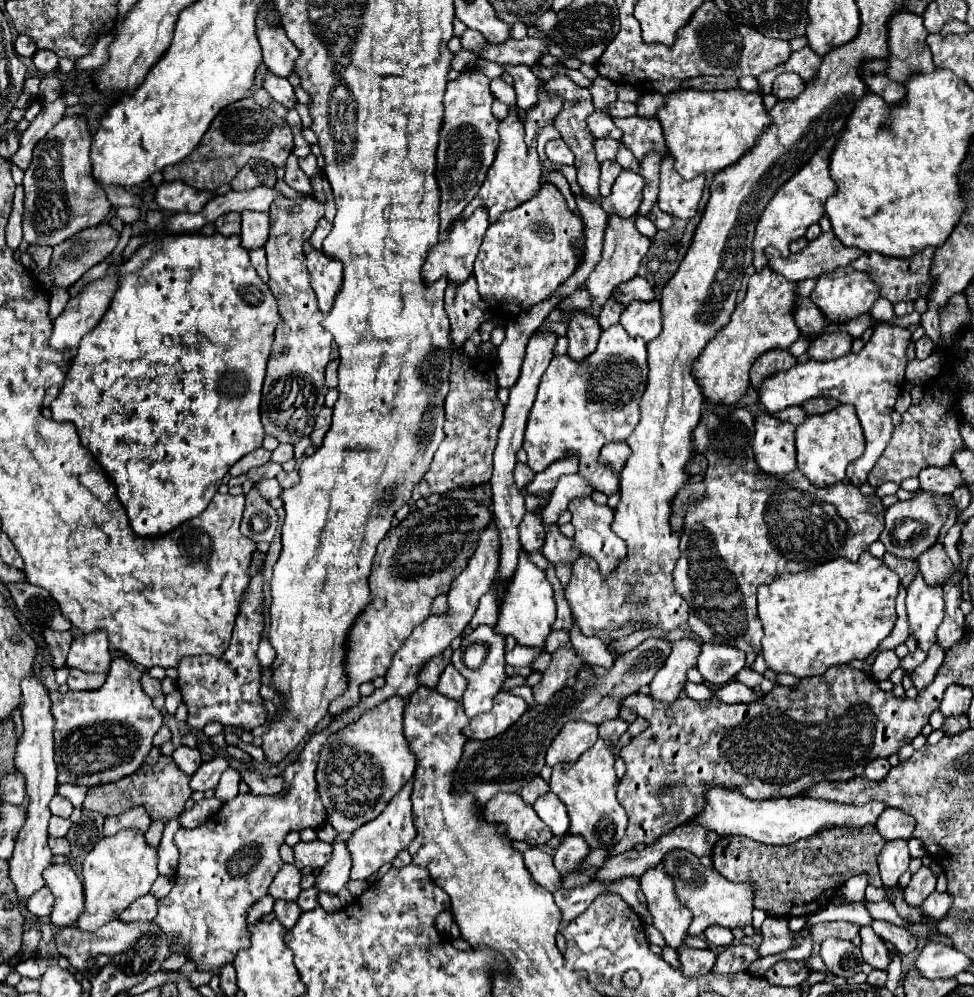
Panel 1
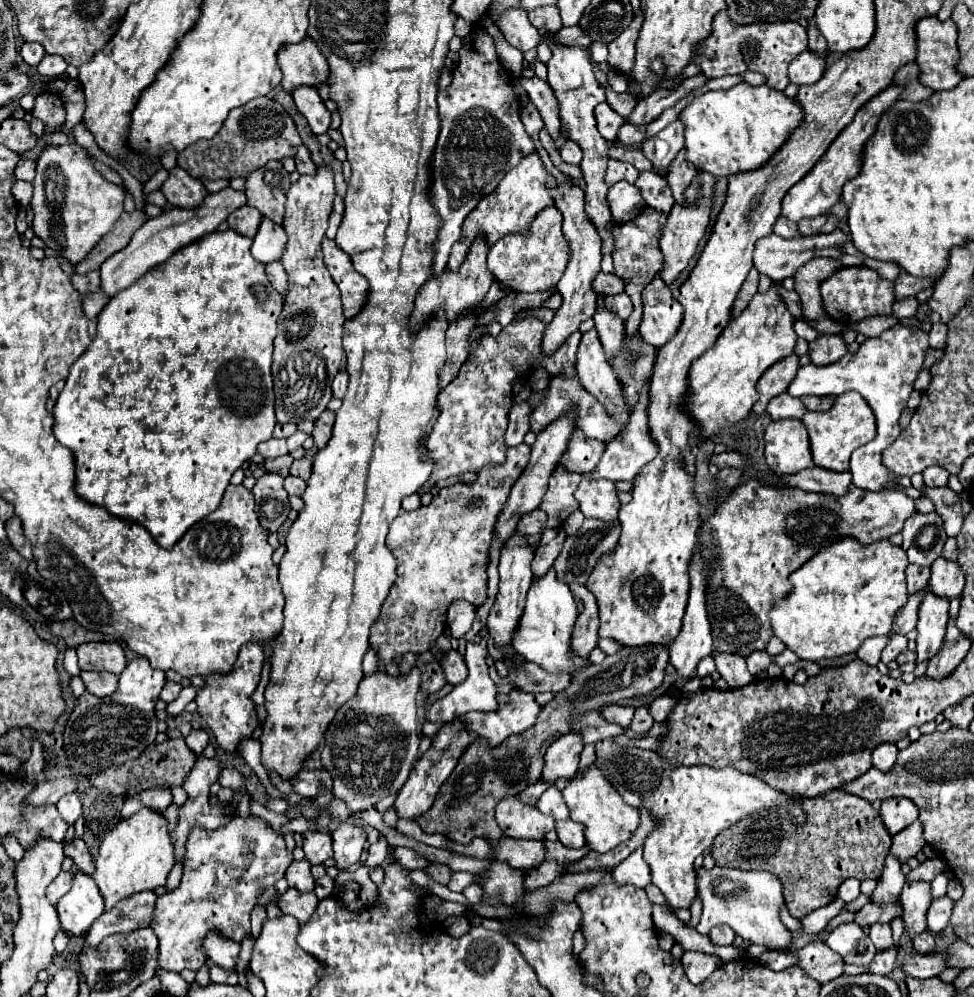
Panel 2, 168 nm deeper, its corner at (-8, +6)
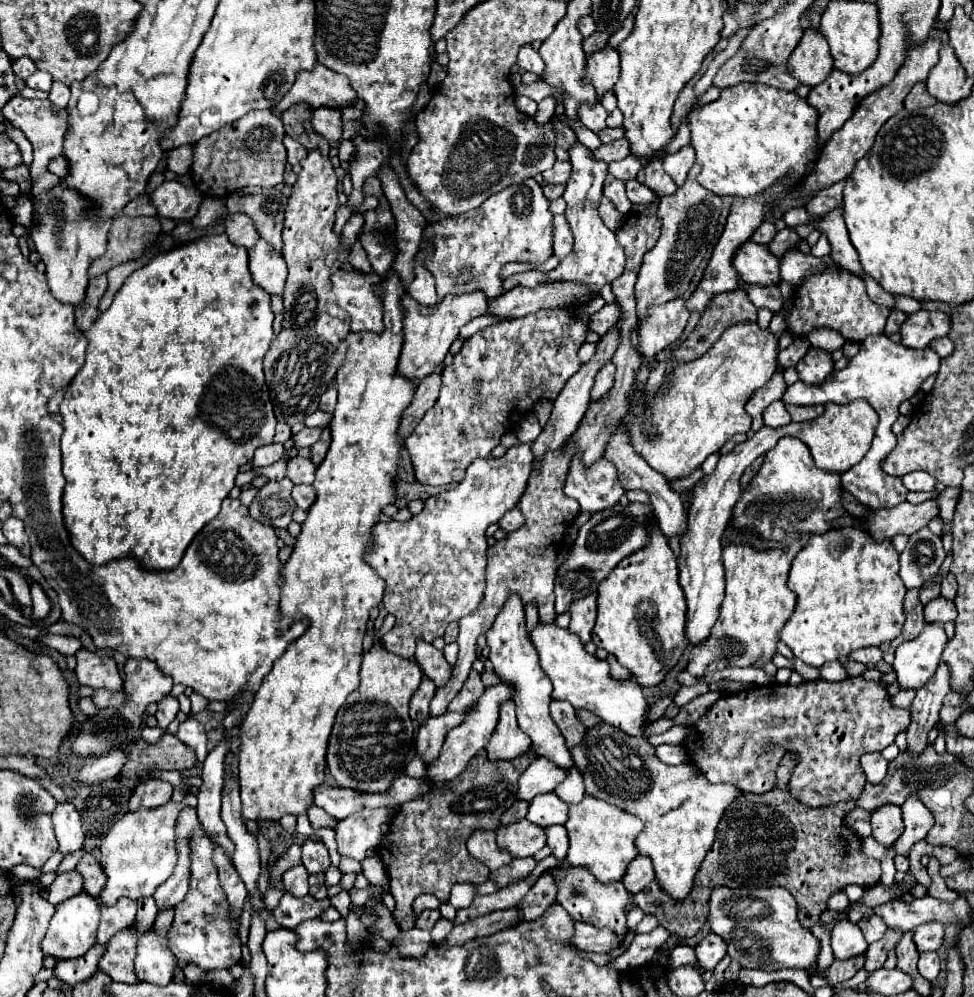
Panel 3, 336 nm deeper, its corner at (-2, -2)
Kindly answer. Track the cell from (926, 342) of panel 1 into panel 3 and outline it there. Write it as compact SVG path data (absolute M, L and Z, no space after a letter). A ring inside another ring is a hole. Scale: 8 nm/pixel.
M949 337L933 339L933 341L929 343L929 347L931 347L939 357L947 357L947 355L951 355L951 353L953 353L953 349L955 349L955 345L953 345L953 341L951 341Z

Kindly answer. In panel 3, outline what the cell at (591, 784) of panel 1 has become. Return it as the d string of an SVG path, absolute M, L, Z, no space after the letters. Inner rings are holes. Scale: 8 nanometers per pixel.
M585 795L579 805L569 805L569 819L565 829L569 831L569 853L567 859L571 865L589 867L589 871L601 883L615 883L625 877L625 871L633 857L639 855L635 847L635 837L639 835L643 823L633 815L621 811L617 805L607 805L601 799Z

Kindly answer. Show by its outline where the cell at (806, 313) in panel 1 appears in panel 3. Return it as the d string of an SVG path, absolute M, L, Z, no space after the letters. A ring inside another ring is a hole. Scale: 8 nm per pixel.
M739 283L739 287L745 287L749 301L755 307L767 307L773 313L779 311L779 287L753 287L751 283Z

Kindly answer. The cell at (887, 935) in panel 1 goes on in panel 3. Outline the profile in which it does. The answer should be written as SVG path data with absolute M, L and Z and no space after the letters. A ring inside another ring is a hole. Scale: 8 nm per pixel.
M921 953L919 955L919 973L927 979L933 981L939 975L939 955L937 953Z

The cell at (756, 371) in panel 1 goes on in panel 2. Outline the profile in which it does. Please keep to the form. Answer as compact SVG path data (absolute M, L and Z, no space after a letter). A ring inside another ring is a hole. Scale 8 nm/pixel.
M793 353L781 361L777 361L771 369L765 371L765 375L759 379L757 383L757 393L759 393L759 401L753 405L755 413L763 413L767 403L785 393L787 385L795 379L795 373L799 369L799 357Z

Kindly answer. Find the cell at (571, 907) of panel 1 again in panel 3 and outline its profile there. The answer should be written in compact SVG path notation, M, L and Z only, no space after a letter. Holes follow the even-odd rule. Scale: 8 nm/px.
M637 857L629 863L629 869L627 869L627 875L623 877L623 885L627 887L627 891L631 891L633 895L639 893L641 889L645 889L651 881L655 879L653 875L653 863L649 857Z

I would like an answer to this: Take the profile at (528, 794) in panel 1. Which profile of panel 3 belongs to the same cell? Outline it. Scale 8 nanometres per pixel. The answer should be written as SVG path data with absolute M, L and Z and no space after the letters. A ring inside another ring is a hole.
M517 801L505 811L505 815L501 815L501 825L511 825L515 821L521 821L525 819L525 815L527 815L527 803Z

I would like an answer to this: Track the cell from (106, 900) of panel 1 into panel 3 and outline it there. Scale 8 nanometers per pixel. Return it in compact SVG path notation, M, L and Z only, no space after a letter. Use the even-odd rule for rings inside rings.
M187 793L183 801L175 803L169 801L161 807L141 809L141 811L127 811L103 837L101 841L101 867L107 875L107 885L101 891L99 901L105 905L115 905L119 897L141 899L151 897L155 889L165 883L177 865L177 847L175 847L175 827L181 809L195 807L197 797Z

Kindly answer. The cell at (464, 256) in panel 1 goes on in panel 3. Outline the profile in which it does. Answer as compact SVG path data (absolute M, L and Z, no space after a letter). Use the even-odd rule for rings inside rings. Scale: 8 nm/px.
M407 293L401 295L401 305L405 309L405 323L403 323L403 333L405 333L405 343L401 349L399 365L397 365L397 375L421 383L425 375L443 369L443 359L451 347L451 343L459 337L459 329L469 323L471 319L485 315L487 313L487 299L481 293L469 293L469 295L447 295L441 303L433 307L423 307L415 303L413 297Z

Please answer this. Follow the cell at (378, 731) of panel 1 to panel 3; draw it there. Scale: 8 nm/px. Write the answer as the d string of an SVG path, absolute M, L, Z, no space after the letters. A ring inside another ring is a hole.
M388 614L379 630L377 643L363 653L363 667L361 667L361 685L347 697L345 705L339 709L333 733L329 739L329 751L327 751L327 769L335 777L339 787L349 787L363 793L379 793L387 791L391 783L397 777L397 769L405 767L405 761L409 761L411 749L413 749L413 721L409 717L409 699L417 691L423 671L415 659L405 659L401 655L391 655L385 651L381 636L387 633L395 625L395 617Z

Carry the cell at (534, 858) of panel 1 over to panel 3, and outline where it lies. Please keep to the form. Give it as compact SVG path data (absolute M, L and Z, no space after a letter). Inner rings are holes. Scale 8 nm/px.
M473 831L467 843L467 851L479 859L489 871L497 871L503 865L509 865L513 857L507 851L499 851L495 843L495 831Z

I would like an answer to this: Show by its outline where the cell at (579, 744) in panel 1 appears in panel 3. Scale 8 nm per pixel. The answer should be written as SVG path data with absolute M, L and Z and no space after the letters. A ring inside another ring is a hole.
M537 757L521 775L517 799L531 803L535 795L555 791L555 787L567 777L567 773L561 767L555 767L549 759Z

